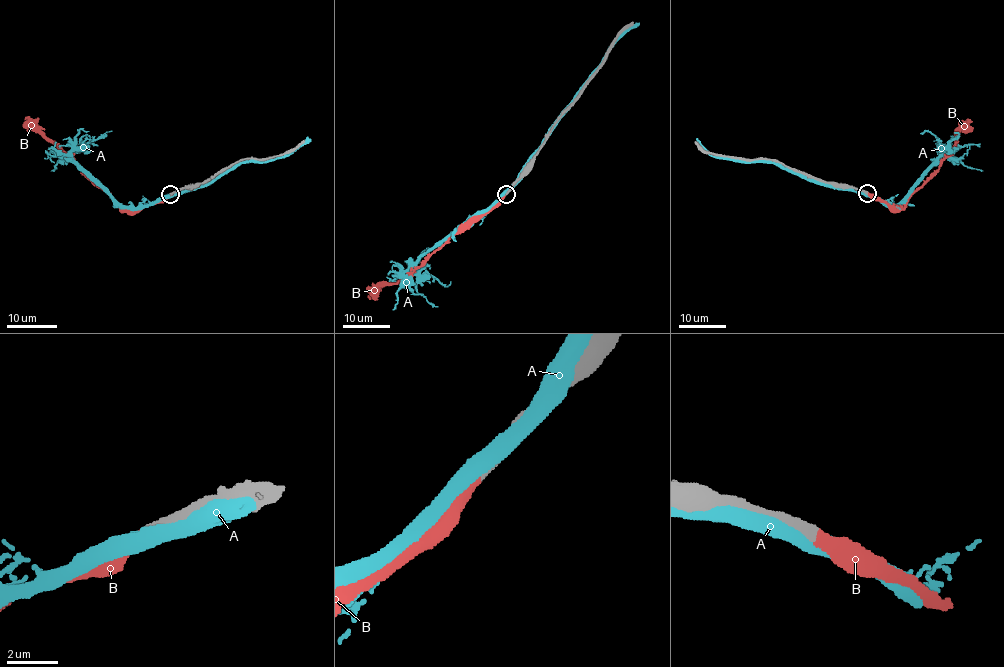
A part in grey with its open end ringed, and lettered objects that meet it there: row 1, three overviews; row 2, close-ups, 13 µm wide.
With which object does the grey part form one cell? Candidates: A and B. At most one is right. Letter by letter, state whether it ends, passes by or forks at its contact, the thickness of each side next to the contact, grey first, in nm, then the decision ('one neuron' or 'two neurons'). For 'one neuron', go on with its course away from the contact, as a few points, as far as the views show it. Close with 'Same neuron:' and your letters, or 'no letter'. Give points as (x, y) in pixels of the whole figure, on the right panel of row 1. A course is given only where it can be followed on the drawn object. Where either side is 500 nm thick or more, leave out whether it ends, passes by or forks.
A: 360 nm thick on the grey side, 550 nm on the other; two neurons
B: it ends there; 360 nm thick on the grey side, 320 nm on the other; one neuron; it runs (866, 193), (889, 206), (903, 206), (939, 167), (953, 148), (955, 134), (970, 119)
Same neuron: B

